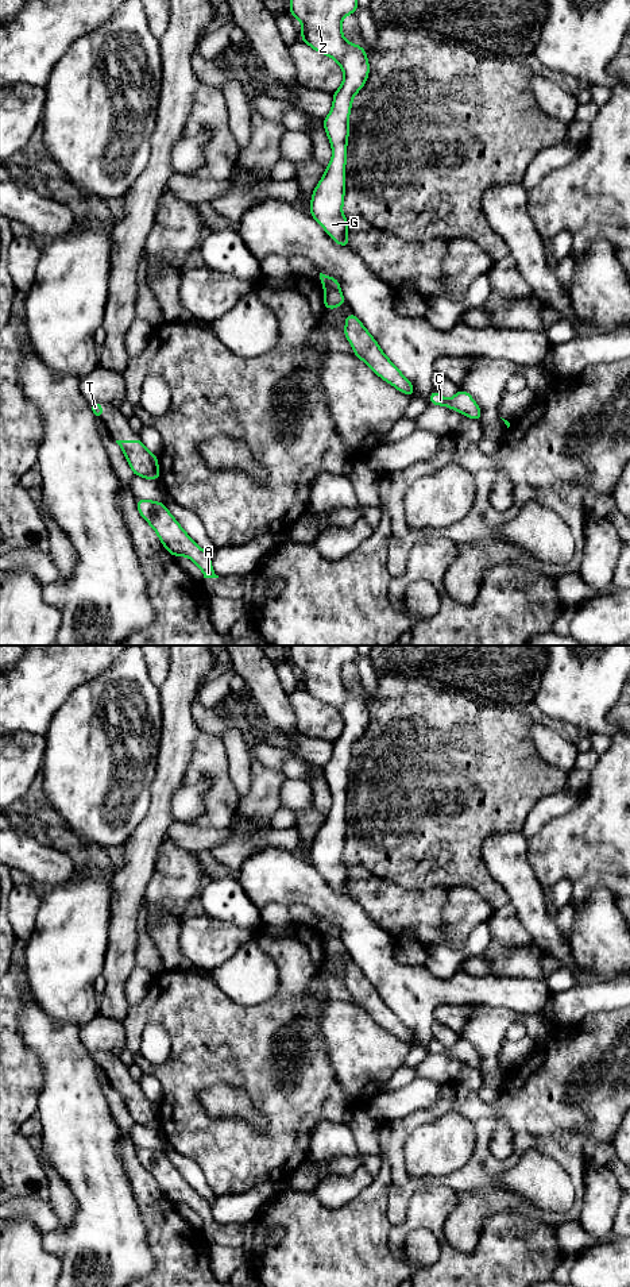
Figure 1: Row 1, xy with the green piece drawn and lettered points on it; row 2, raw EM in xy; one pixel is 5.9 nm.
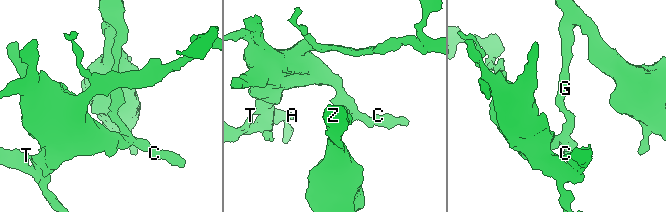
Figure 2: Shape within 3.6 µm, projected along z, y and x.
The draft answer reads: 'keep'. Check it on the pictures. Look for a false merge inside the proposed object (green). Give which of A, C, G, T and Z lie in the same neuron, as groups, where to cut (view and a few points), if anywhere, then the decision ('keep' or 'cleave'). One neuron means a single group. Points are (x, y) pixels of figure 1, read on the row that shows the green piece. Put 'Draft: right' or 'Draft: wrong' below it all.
A C T / G Z | xy (325, 286), (339, 289) | cleave
Draft: wrong

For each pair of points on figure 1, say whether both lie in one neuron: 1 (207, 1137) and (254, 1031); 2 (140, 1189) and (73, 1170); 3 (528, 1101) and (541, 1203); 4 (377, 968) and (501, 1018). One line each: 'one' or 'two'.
1: one
2: two
3: two
4: two

